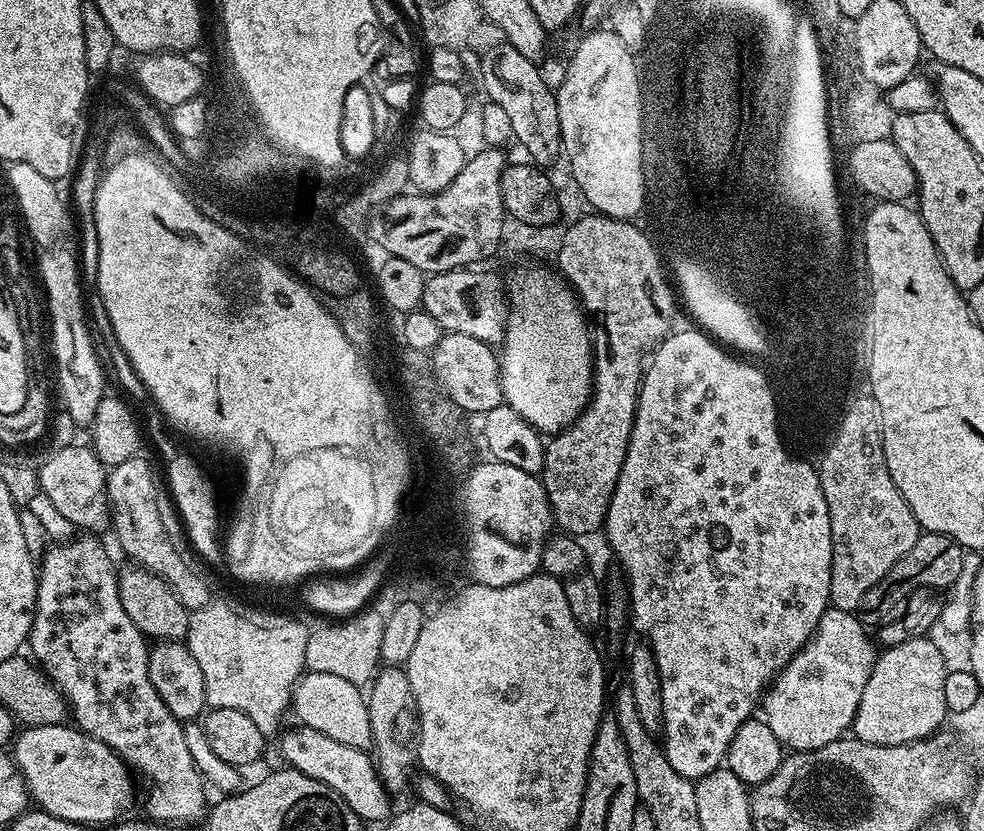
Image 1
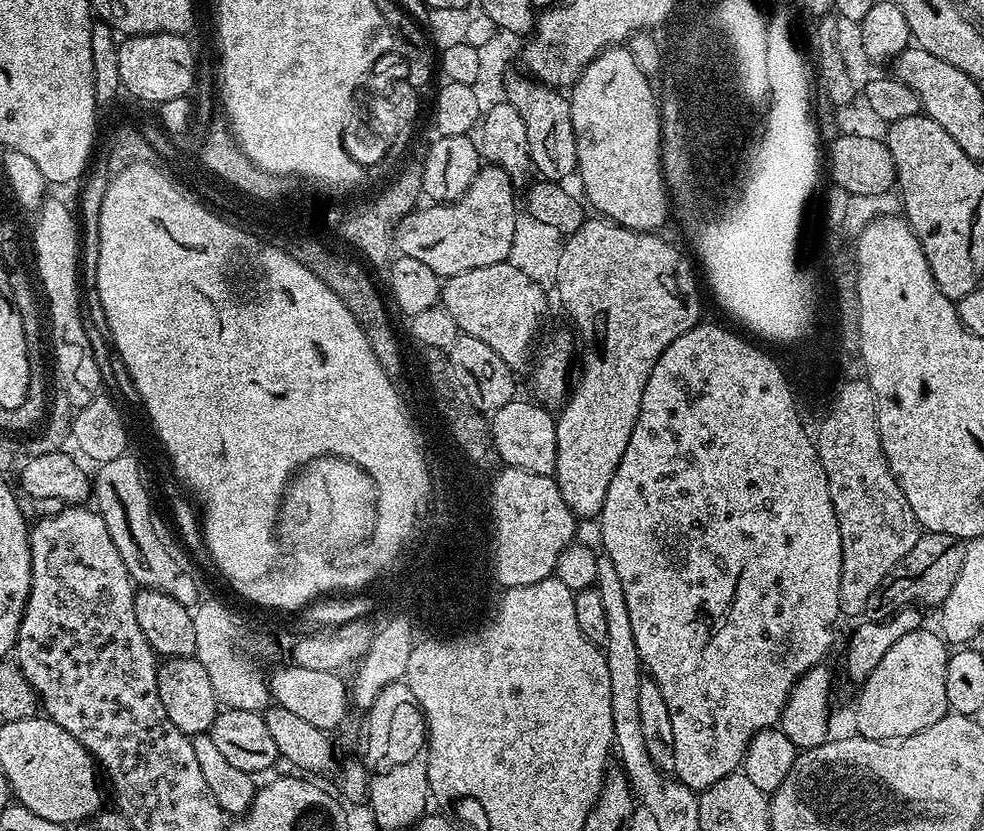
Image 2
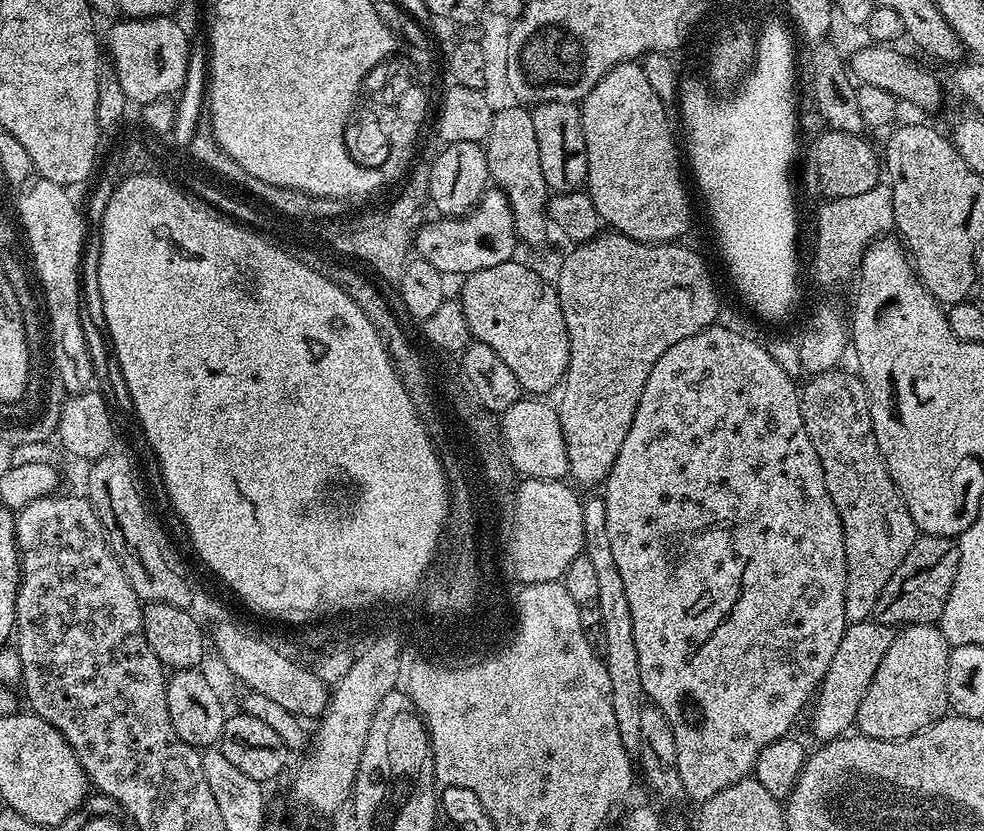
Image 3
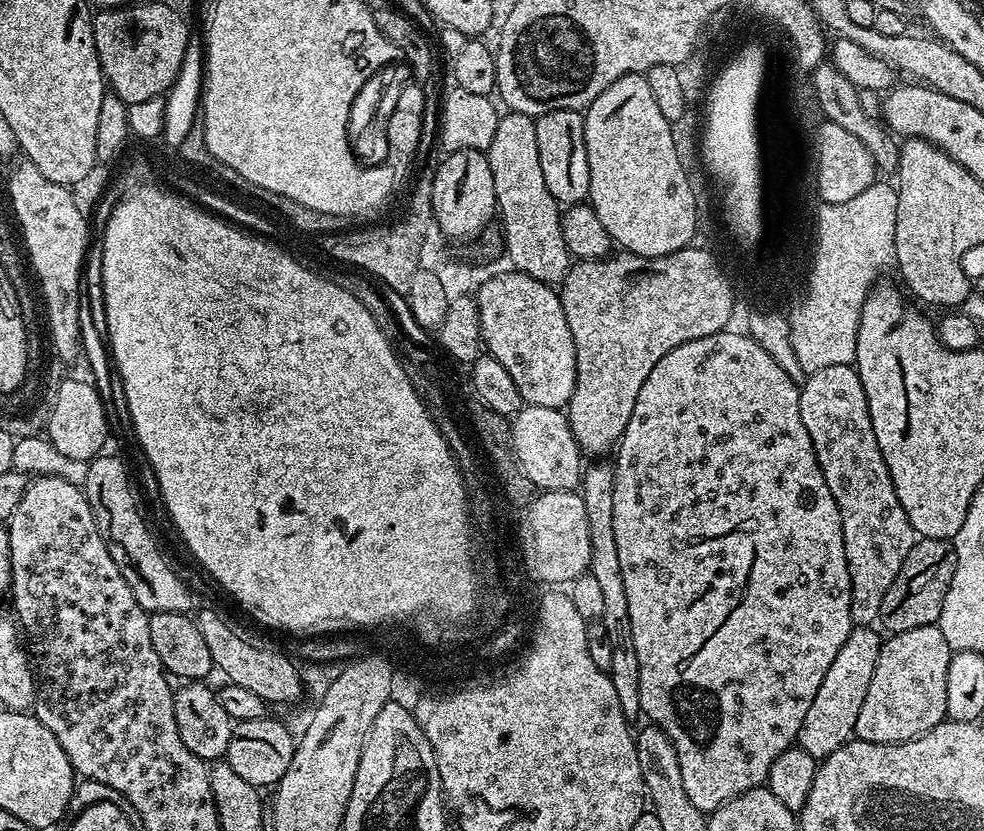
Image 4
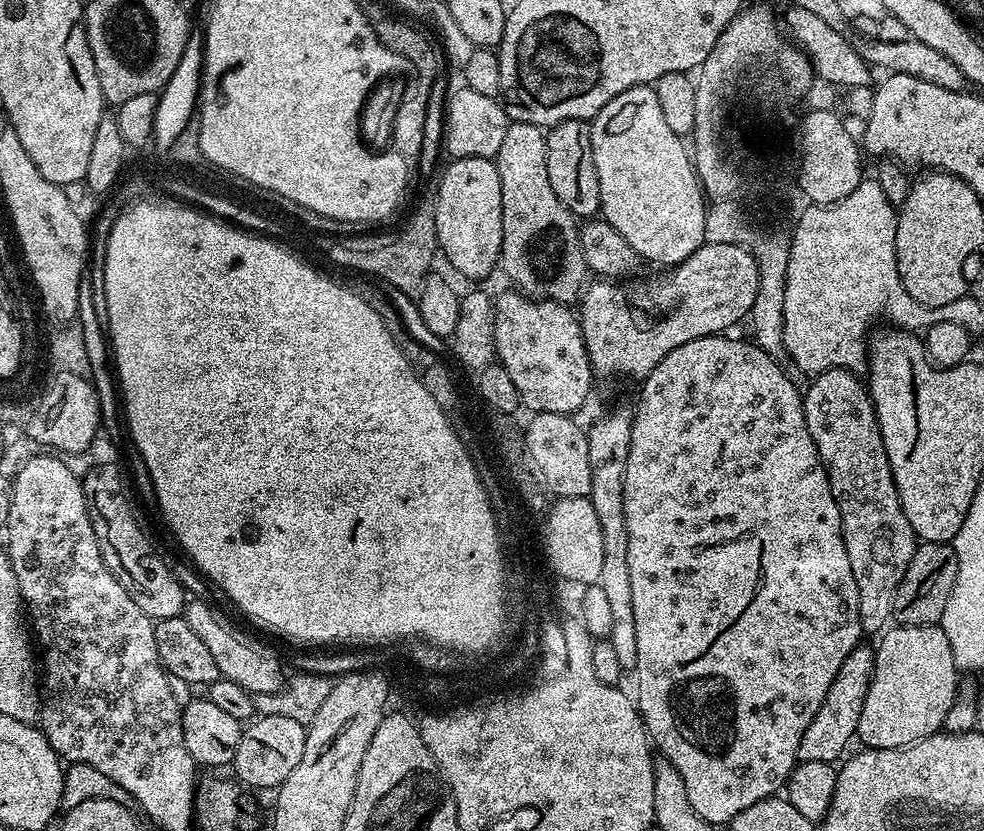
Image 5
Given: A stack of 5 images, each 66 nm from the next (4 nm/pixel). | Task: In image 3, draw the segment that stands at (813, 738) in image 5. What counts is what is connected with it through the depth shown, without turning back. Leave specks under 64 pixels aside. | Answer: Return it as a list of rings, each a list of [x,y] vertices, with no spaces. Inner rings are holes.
[[[872,618],[849,624],[843,632],[842,641],[838,644],[837,653],[830,662],[811,709],[812,732],[818,738],[817,741],[828,743],[837,740],[855,725],[862,698],[866,696],[878,665],[893,644],[896,633],[893,625],[884,625]]]

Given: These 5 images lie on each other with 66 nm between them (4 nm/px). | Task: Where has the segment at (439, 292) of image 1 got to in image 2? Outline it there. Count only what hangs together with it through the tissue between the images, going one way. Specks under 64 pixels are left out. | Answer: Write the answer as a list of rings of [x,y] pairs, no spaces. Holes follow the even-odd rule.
[[[507,262],[478,269],[466,270],[456,276],[447,277],[442,284],[442,307],[454,318],[457,329],[465,336],[478,338],[478,342],[486,342],[494,354],[502,358],[513,370],[527,369],[533,359],[532,343],[544,324],[544,315],[548,312],[548,292],[536,284],[526,274]]]

